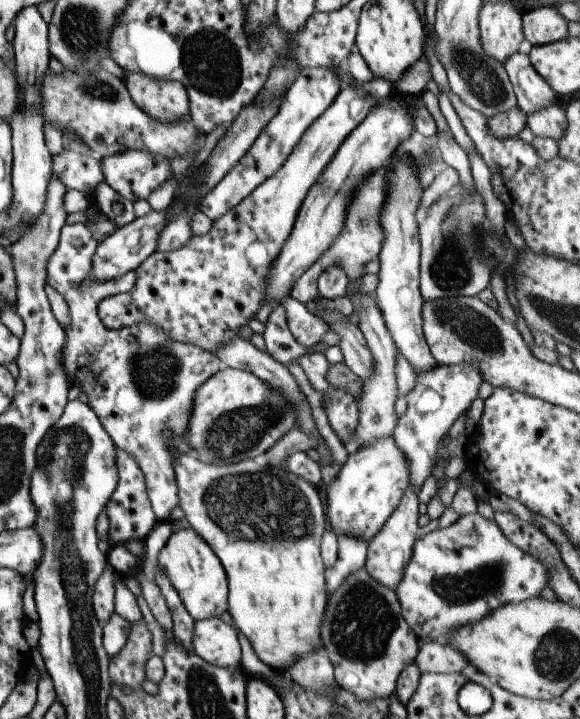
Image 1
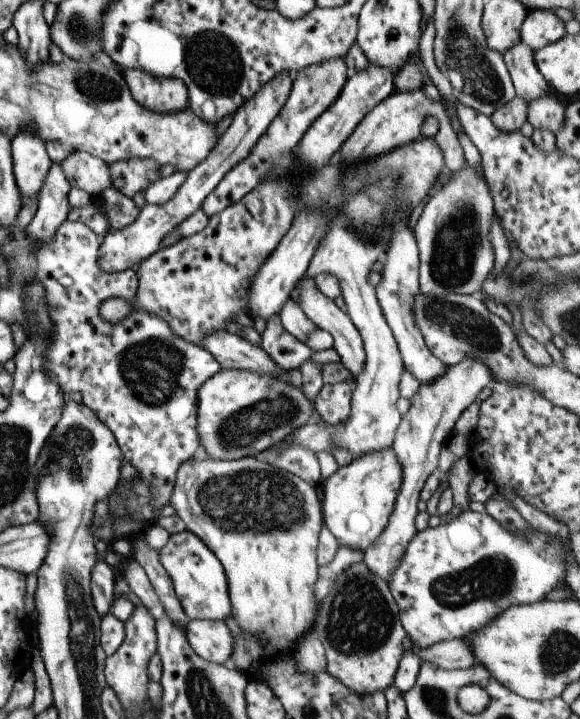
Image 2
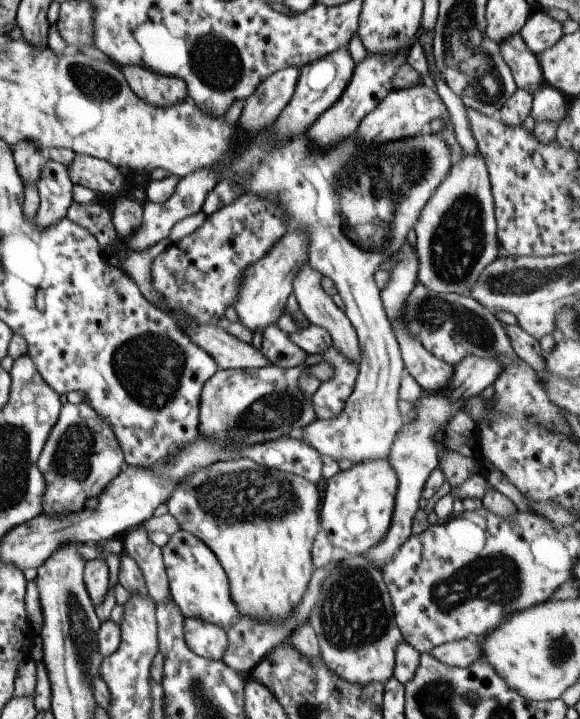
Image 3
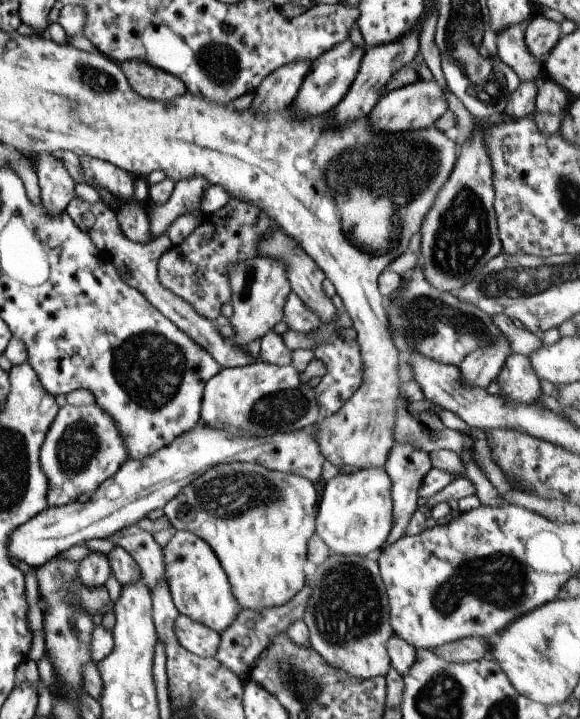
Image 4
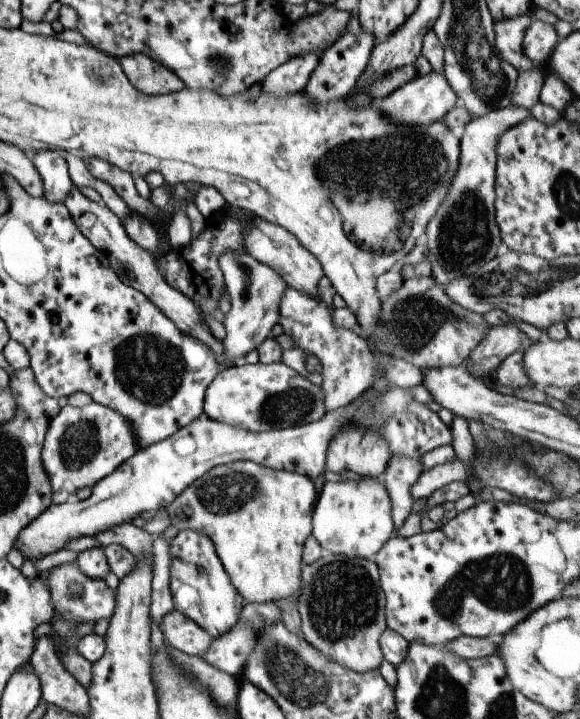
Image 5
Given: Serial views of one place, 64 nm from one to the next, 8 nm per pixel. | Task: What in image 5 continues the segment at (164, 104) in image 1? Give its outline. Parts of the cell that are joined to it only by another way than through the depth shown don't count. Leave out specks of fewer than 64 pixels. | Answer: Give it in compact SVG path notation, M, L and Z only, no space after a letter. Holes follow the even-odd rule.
M143 53L118 58L118 63L131 86L143 94L169 94L184 87L183 82L173 74L173 71L157 64Z

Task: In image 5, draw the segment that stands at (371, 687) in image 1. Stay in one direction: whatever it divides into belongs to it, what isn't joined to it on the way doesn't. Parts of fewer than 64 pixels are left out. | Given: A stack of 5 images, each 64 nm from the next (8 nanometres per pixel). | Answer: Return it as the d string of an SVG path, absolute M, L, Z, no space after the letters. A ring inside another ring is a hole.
M324 552L315 562L301 568L300 577L302 581L296 609L301 621L301 637L323 656L356 673L378 669L384 660L379 637L386 629L386 600L379 584L378 568L373 560Z

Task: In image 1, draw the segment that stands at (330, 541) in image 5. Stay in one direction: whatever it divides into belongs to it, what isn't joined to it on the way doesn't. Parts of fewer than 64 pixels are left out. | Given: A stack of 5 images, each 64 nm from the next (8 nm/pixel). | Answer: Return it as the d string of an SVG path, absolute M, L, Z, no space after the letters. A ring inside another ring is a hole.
M392 434L371 441L369 444L350 449L347 459L342 464L335 480L326 487L327 513L325 513L325 516L328 517L329 524L331 524L331 532L333 534L361 537L364 542L368 542L395 510L403 496L403 491L409 484L408 460L405 458L403 451L395 444Z

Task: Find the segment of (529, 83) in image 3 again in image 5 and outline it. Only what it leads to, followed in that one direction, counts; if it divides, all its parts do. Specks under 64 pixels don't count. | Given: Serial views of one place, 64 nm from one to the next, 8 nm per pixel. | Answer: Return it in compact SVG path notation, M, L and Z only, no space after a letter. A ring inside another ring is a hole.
M528 14L502 21L493 21L493 44L496 52L518 73L524 73L536 67L522 51L522 38L530 22Z

